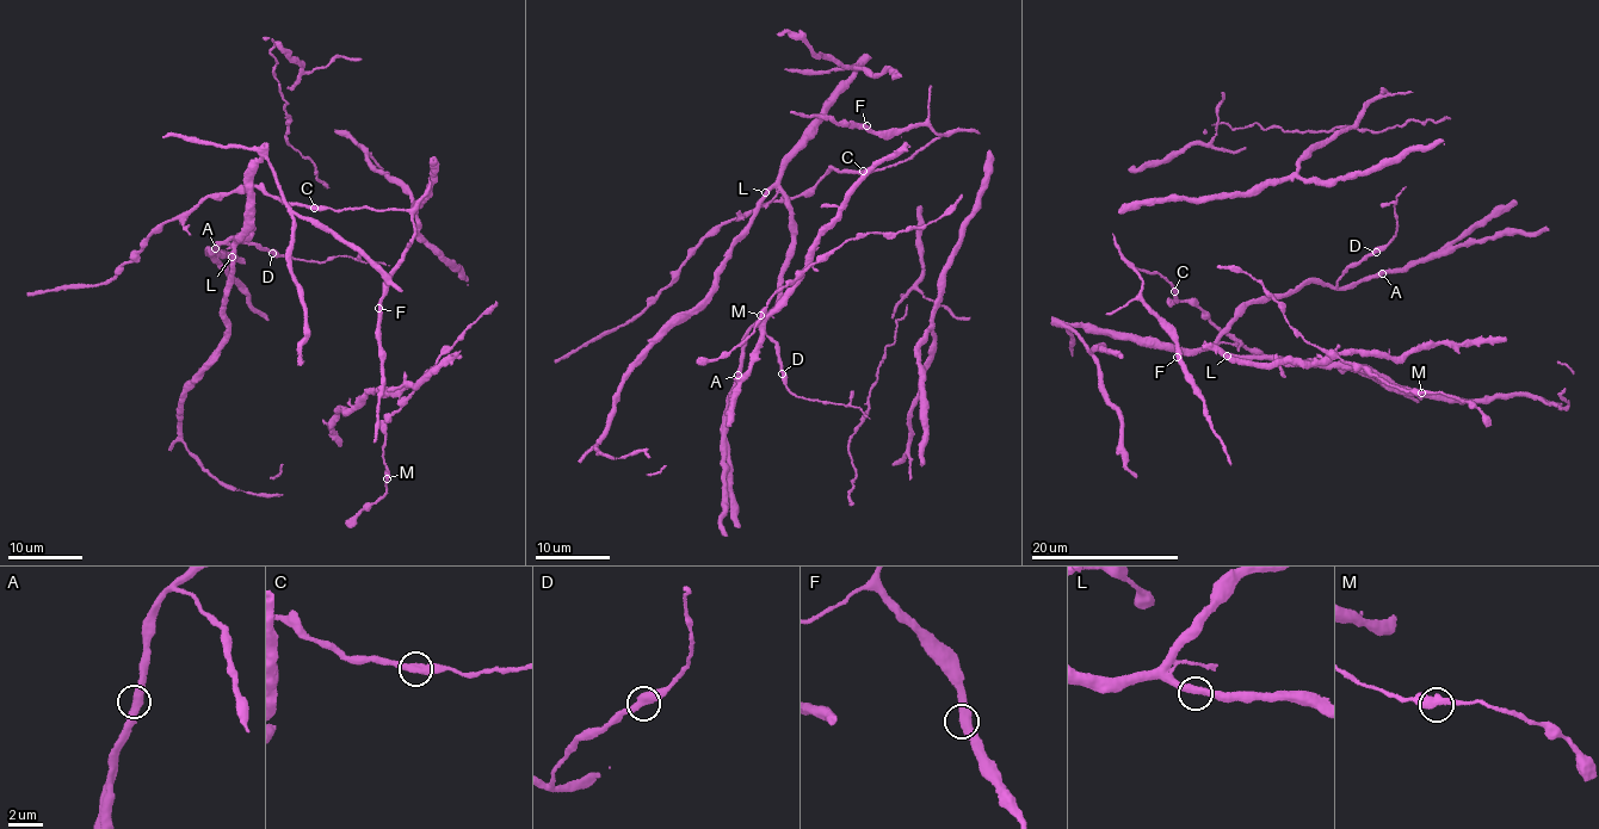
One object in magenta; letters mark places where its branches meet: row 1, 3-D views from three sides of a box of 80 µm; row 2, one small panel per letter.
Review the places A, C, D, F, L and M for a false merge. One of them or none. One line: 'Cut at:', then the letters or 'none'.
Cut at: none

